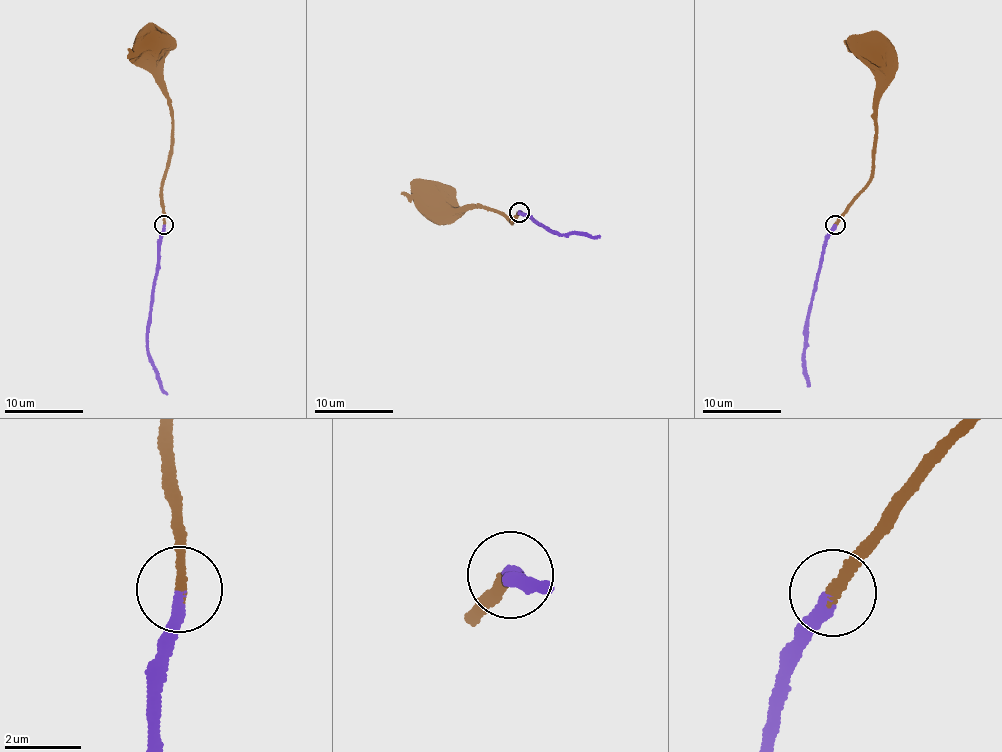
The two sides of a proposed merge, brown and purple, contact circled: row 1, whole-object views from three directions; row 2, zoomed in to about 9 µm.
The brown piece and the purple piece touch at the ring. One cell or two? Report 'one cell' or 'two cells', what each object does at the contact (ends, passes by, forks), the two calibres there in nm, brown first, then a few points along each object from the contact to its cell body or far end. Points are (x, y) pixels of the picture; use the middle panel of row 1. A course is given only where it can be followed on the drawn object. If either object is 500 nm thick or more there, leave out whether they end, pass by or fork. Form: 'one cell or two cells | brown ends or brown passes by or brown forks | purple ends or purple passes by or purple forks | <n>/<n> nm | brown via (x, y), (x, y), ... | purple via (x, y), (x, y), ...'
one cell | brown ends | purple ends | 280/320 nm | brown via (519, 212), (511, 223), (506, 216), (480, 204), (457, 210), (449, 206), (437, 212), (433, 204) | purple via (519, 212), (532, 216), (562, 236), (573, 233), (600, 236)

